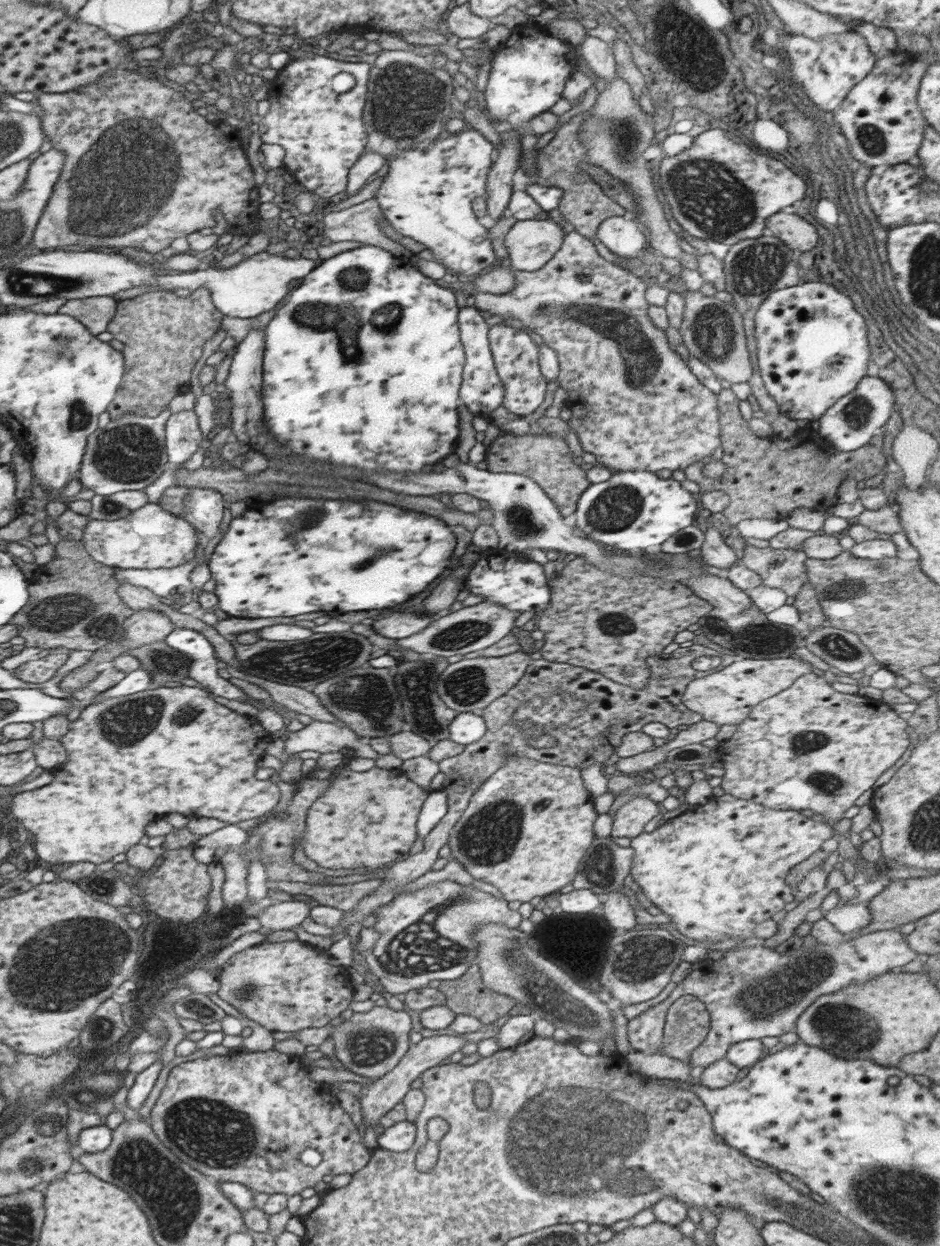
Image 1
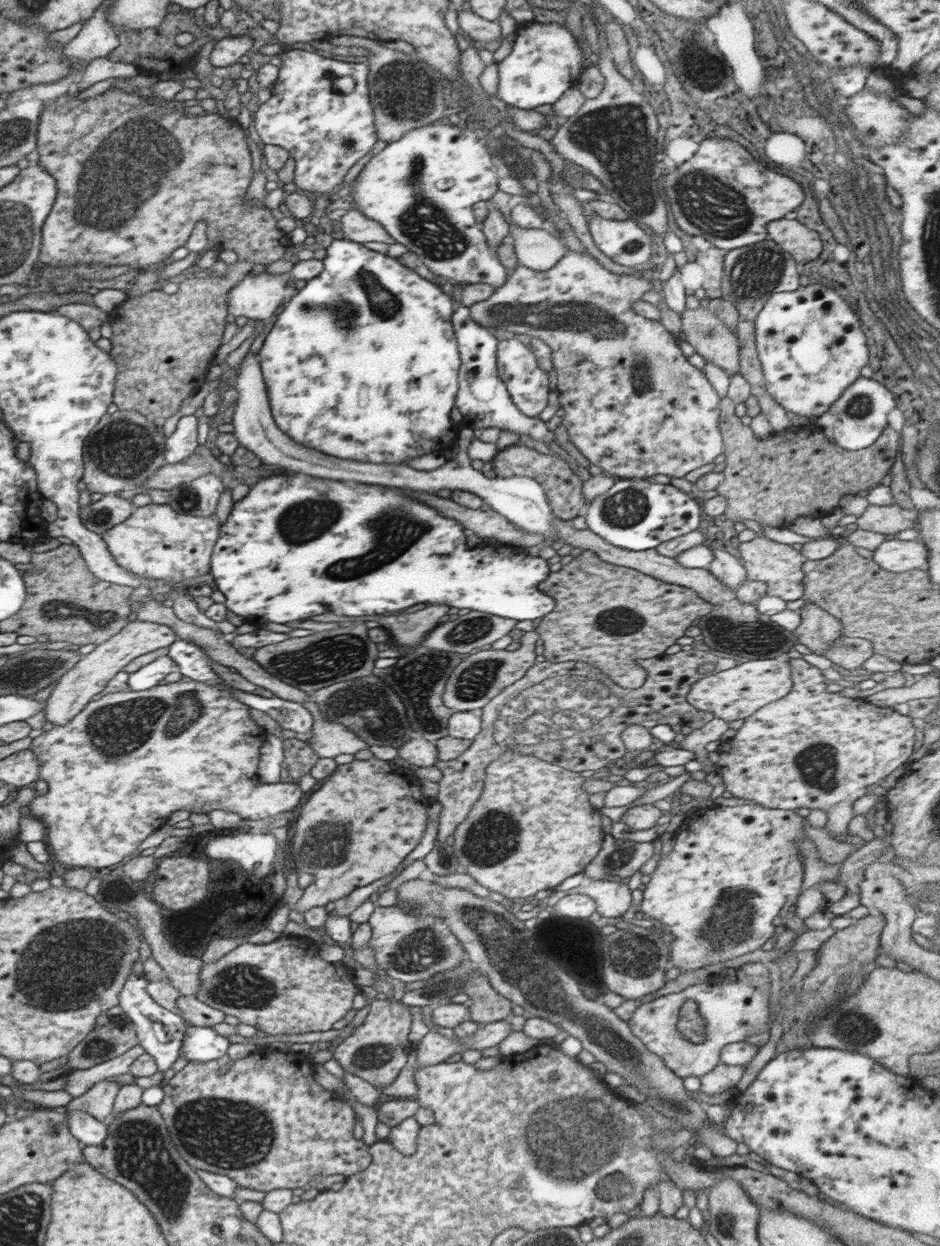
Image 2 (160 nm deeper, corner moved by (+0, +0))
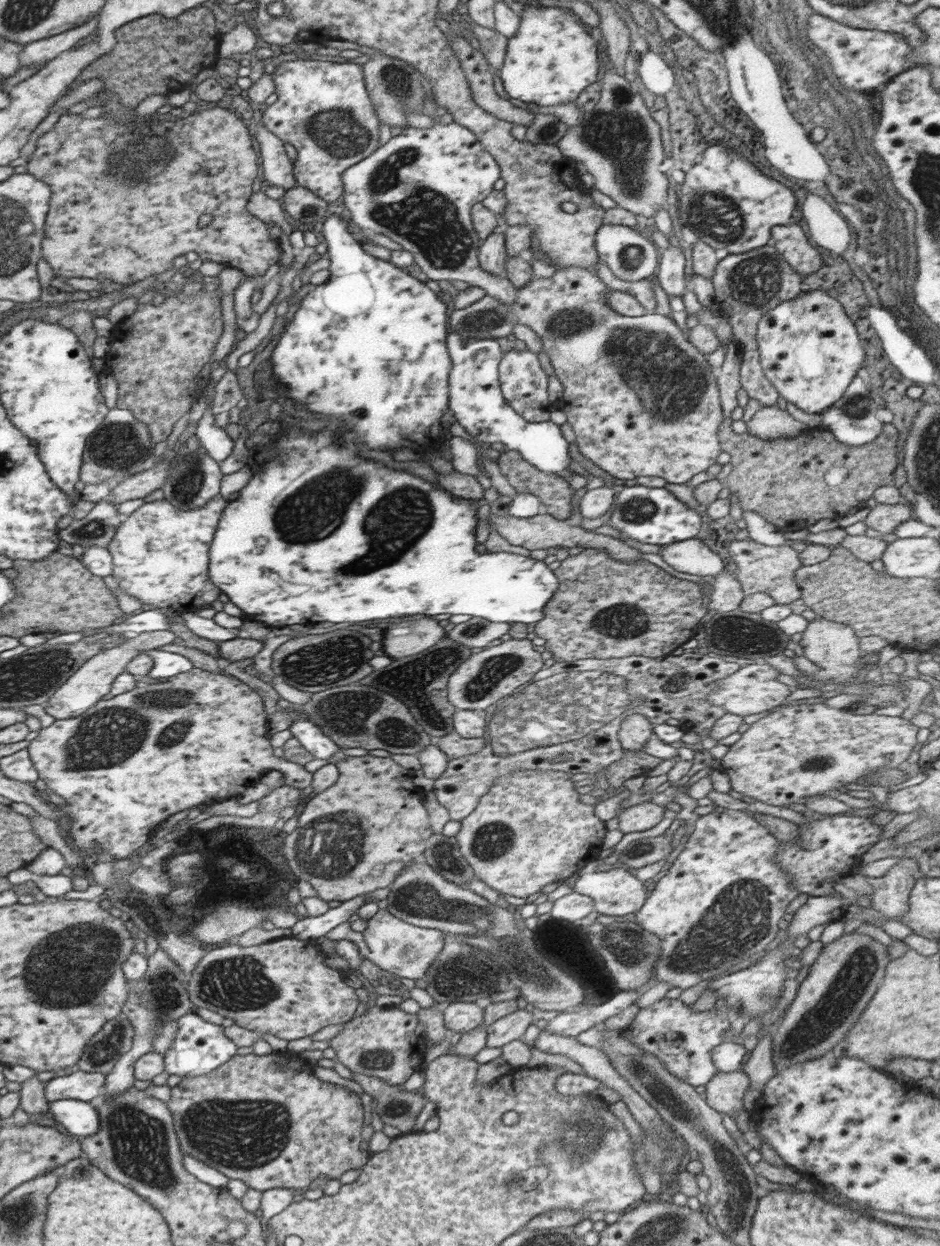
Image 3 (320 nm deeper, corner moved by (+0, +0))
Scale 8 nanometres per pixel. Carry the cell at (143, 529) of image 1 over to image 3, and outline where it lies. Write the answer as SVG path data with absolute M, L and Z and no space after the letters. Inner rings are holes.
M218 493L208 503L198 510L178 510L166 499L144 503L131 516L124 517L122 524L116 529L115 535L108 543L107 549L113 556L113 578L118 583L119 590L128 596L138 598L142 604L152 604L163 612L196 612L201 609L199 603L212 604L218 600L220 590L208 577L208 550L212 542L222 512L227 502Z

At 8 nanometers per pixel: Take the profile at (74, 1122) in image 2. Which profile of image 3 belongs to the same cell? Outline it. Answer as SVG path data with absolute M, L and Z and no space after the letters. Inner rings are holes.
M64 1099L49 1102L49 1114L75 1137L84 1138L98 1132L99 1111L95 1102Z

